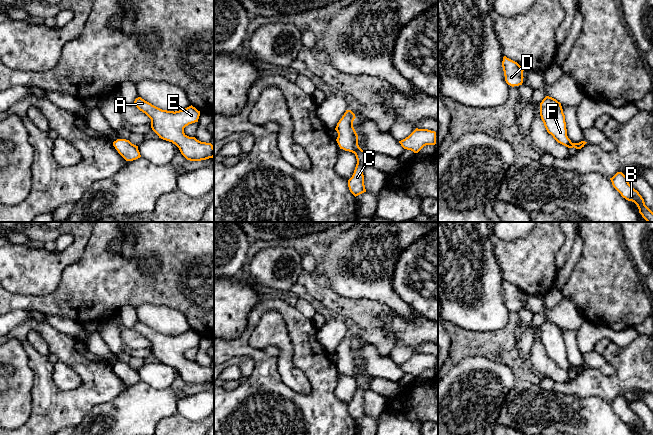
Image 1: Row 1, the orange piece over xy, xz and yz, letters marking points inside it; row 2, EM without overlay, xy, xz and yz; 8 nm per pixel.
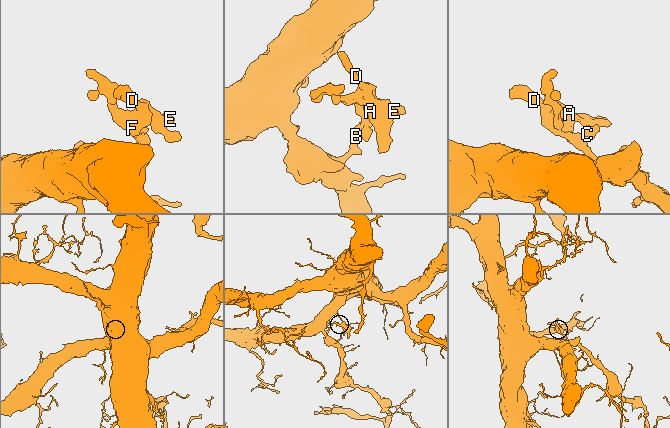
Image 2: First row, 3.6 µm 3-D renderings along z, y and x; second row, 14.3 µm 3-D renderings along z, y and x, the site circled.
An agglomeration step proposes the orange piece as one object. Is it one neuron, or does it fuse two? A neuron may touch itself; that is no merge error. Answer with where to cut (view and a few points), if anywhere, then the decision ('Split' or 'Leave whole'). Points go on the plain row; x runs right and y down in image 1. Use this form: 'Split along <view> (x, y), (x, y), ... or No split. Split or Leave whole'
No split. Leave whole

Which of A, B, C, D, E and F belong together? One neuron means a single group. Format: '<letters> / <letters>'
A B C D E F

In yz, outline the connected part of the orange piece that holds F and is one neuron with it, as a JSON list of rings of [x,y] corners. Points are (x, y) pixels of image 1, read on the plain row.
[[[546,320],[540,327],[540,340],[549,358],[560,368],[568,372],[581,373],[587,367],[581,365],[572,367],[567,360],[565,339],[561,327],[556,323]]]

